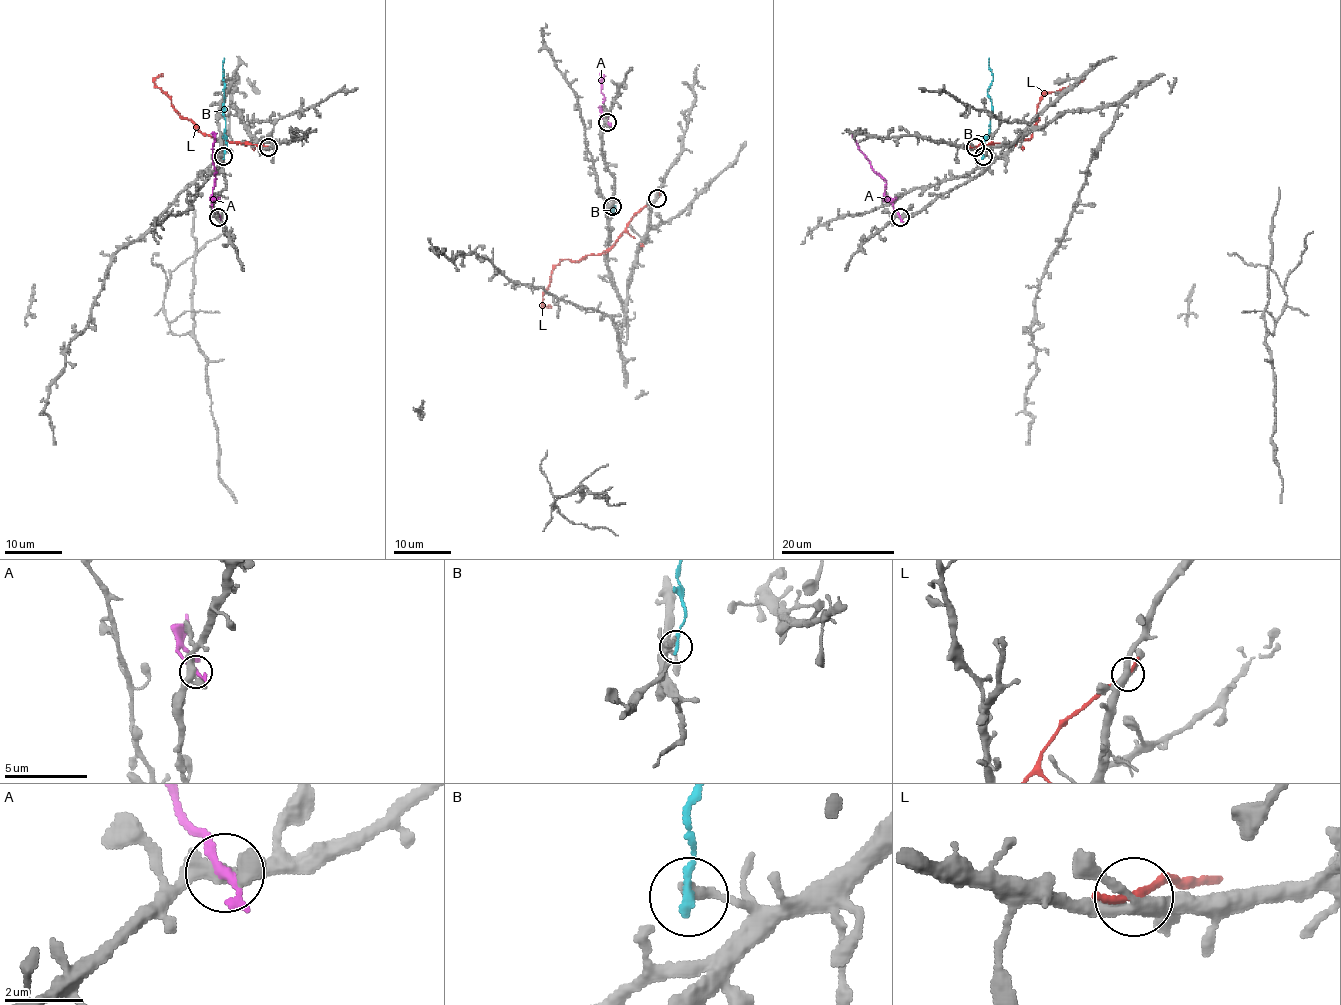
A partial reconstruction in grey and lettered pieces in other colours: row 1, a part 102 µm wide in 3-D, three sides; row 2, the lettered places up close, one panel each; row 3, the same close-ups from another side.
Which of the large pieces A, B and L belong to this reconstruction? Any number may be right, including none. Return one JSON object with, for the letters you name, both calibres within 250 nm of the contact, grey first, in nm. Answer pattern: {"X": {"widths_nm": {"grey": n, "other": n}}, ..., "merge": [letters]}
{"merge": []}

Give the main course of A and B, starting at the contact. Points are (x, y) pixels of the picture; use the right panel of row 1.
A: (900, 217), (885, 194), (886, 183), (859, 149), (852, 132)
B: (983, 156), (983, 142), (988, 134), (991, 116), (991, 99), (987, 89), (993, 75), (988, 58)

